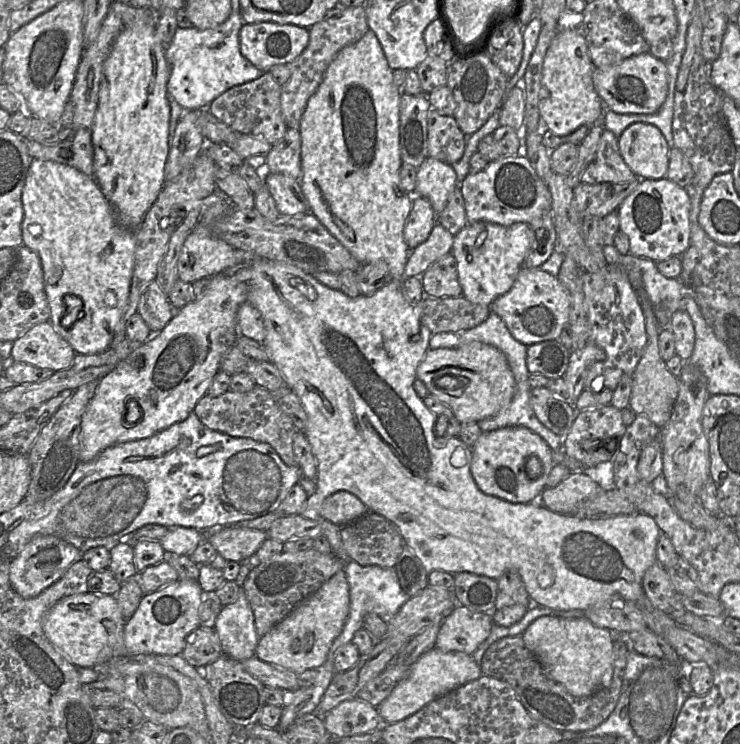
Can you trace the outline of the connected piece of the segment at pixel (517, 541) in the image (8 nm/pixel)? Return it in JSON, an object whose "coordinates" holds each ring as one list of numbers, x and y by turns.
{"coordinates":[[436,223,426,241,421,243,409,254,407,264,401,280,392,280,390,283,372,295,359,295,351,298,341,290,334,290,319,282,314,276,287,263,253,257,247,252,236,249,236,262,250,262,252,264,252,277,248,284,247,302,255,307,262,315,266,336,263,346,268,358,281,372,287,387,300,399,307,415,305,436,311,445,312,453,317,461,316,489,311,494,299,515,310,520,319,521,322,534,328,539,333,553,345,564,350,561,340,535,341,526,321,517,323,501,338,491,348,491,357,496,369,509,393,522,404,540,422,562,425,570,430,574,434,570,441,570,453,575,468,572,483,575,497,580,503,573,515,569,530,596,534,605,545,606,555,610,586,610,587,608,619,594,622,599,637,602,644,593,643,576,646,570,657,562,656,547,661,530,655,520,644,513,617,515,610,517,585,517,581,515,563,515,553,512,538,502,527,504,512,503,496,496,484,494,475,483,471,474,472,448,467,446,459,437,437,437,434,432,437,416,424,404,415,389,414,381,417,378,417,368,429,349,432,333,428,327,421,323,423,300,417,305,411,305,404,296,404,281,410,277,420,277,435,261,452,251,454,236,442,225]]}

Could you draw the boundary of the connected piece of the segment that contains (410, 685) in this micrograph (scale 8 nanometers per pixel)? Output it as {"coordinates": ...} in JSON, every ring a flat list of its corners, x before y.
{"coordinates":[[434,647,423,654,409,669,408,675,393,689,377,710,384,725,402,721,415,714,436,698,482,676,481,667,472,655,462,652,443,652]]}

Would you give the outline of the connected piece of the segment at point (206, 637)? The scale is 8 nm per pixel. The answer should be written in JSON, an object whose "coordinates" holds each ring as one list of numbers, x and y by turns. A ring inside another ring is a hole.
{"coordinates":[[199,627,193,631,181,656,193,667,203,670,223,655,214,628]]}

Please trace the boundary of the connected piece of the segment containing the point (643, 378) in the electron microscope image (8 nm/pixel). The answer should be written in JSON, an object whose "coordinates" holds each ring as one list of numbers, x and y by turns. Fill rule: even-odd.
{"coordinates":[[633,269,628,273,629,280,638,294,647,333,647,344,644,352,635,368,632,378,633,386,630,397,630,410,635,414,642,414,648,417,651,422,660,430,667,424,672,414,674,403,679,392,678,378,670,373,666,363,660,355,658,348,658,338,663,327,660,326,654,311,653,305,642,285,642,273,640,269]]}

